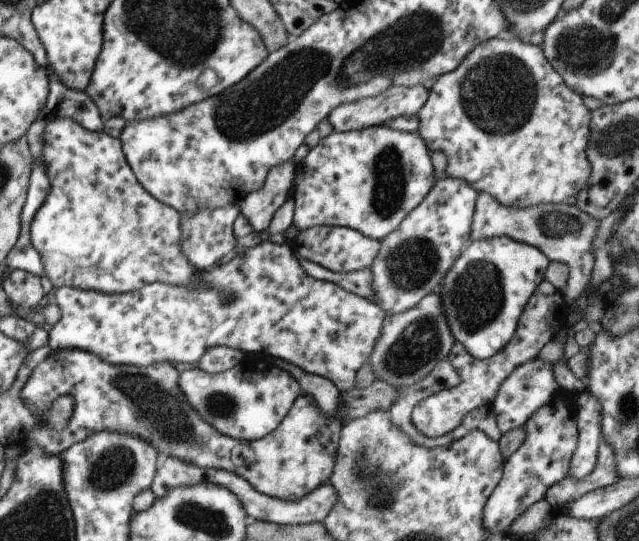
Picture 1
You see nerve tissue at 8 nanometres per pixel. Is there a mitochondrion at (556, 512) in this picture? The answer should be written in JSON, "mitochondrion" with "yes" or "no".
{"mitochondrion":"no"}

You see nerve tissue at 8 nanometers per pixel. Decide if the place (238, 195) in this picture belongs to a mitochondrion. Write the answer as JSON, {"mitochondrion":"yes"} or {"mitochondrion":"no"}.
{"mitochondrion":"no"}

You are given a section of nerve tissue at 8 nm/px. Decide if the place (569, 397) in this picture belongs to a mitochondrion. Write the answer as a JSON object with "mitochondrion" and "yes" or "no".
{"mitochondrion":"no"}

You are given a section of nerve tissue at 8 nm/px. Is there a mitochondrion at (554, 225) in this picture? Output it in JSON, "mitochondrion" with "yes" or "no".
{"mitochondrion":"yes"}

